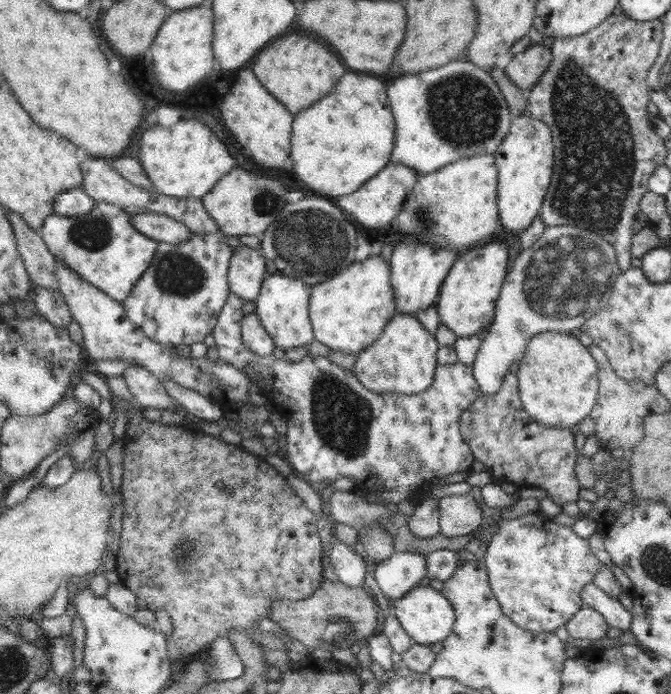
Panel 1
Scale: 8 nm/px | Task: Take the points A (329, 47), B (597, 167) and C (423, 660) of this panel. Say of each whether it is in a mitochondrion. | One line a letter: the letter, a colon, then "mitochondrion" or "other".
A: other
B: mitochondrion
C: other

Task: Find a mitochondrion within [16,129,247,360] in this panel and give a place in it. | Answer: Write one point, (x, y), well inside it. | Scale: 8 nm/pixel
(176, 273)

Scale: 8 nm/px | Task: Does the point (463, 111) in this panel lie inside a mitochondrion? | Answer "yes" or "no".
yes

